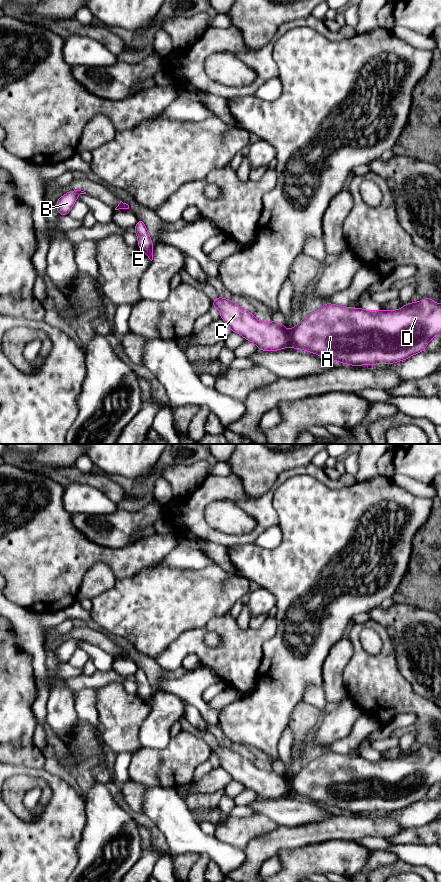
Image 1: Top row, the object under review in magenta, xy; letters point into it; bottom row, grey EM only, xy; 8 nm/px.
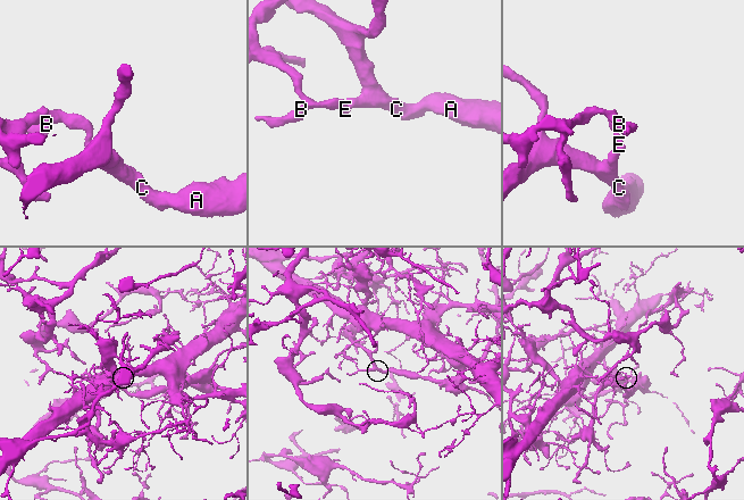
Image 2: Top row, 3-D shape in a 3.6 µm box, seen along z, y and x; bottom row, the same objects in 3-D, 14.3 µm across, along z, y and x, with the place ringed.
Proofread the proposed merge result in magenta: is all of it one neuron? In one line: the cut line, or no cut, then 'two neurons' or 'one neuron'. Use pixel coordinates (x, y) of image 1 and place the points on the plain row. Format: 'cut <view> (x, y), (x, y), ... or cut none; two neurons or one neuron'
cut xy (152, 695), (145, 700); two neurons

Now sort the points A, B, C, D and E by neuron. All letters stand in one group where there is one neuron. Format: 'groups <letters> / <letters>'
groups A C D / B E

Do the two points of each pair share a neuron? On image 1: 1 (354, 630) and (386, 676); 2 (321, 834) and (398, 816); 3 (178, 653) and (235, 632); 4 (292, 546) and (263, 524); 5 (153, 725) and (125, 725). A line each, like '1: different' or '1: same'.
1: same
2: different
3: same
4: different
5: different

